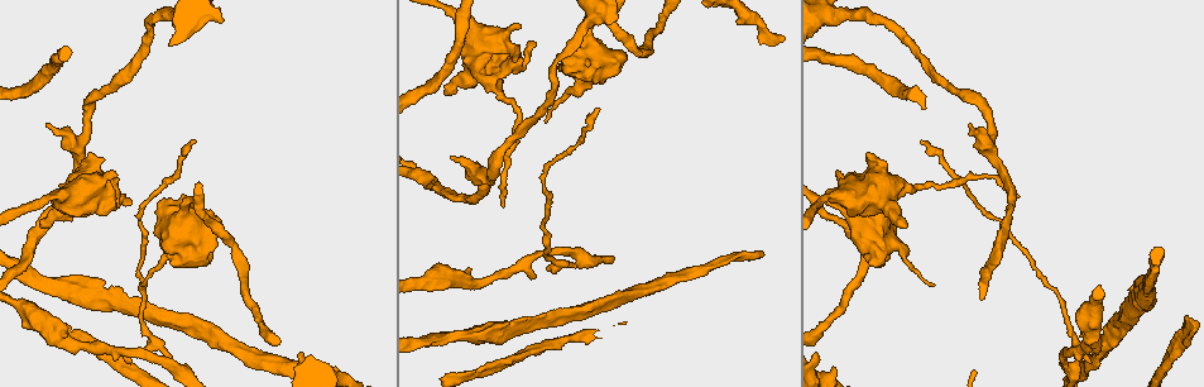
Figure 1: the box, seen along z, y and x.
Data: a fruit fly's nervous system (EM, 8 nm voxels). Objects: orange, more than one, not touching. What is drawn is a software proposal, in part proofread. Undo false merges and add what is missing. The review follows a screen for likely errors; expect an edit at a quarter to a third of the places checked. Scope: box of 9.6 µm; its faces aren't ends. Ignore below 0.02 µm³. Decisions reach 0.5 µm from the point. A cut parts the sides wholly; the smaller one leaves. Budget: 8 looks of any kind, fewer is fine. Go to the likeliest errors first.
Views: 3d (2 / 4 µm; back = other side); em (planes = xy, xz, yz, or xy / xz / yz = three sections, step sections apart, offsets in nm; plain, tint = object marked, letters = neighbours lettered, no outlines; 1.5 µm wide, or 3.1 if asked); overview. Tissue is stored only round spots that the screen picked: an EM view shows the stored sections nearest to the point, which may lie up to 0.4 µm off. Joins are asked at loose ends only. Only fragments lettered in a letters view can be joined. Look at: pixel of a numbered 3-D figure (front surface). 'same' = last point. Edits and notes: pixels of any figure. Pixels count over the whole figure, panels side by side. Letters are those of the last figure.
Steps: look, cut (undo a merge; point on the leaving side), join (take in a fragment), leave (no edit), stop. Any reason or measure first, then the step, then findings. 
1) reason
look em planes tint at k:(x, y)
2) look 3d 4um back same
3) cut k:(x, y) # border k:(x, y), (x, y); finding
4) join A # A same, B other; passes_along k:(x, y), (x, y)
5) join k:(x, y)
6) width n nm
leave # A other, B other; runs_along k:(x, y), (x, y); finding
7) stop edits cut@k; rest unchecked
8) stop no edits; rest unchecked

an open end
look em xy step 4 letters at 1:(906, 228)

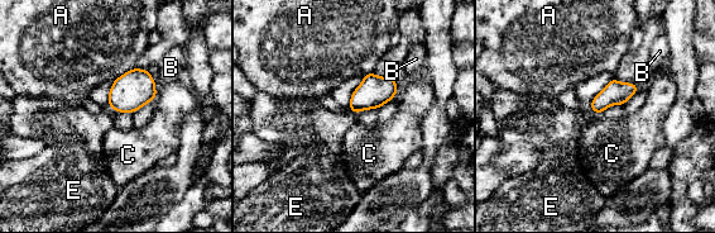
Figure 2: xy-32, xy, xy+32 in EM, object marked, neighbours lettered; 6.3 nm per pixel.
leave # A other, B other, C other, E other; border 2:(156, 91), (157, 95); none of them fits

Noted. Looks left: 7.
free end
look 3d 2um at 1:(115, 172)

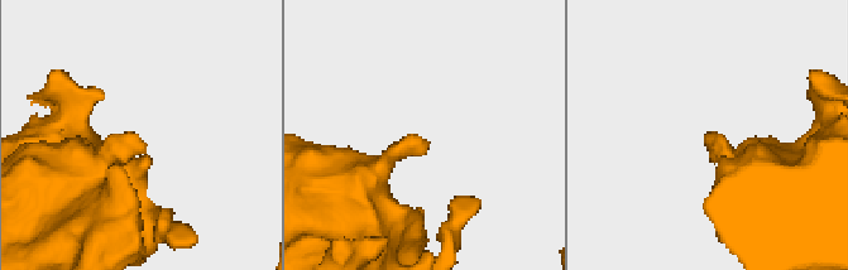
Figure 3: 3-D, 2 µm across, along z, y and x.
look em xy step 8 letters at 3:(417, 142)

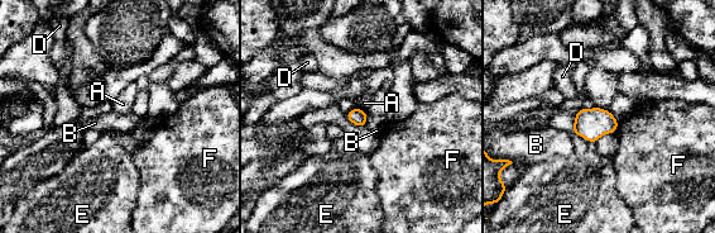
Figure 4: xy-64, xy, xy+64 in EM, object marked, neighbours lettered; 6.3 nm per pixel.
leave # A other, B other, D other, E other, F other; border 4:(368, 113), (364, 127); none of them fits

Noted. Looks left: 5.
three-way junction
look em planes letters at 1:(1069, 365)

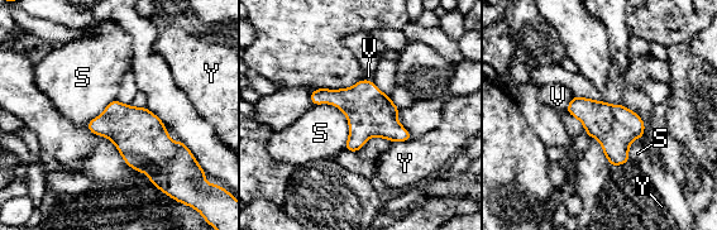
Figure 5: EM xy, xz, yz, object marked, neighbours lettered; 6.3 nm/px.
width 280 nm
leave # S other, V other, Y other; border 5:(314, 104), (345, 116), (345, 148); continuous, no second neuron

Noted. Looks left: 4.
stop no edits; rest unchecked

